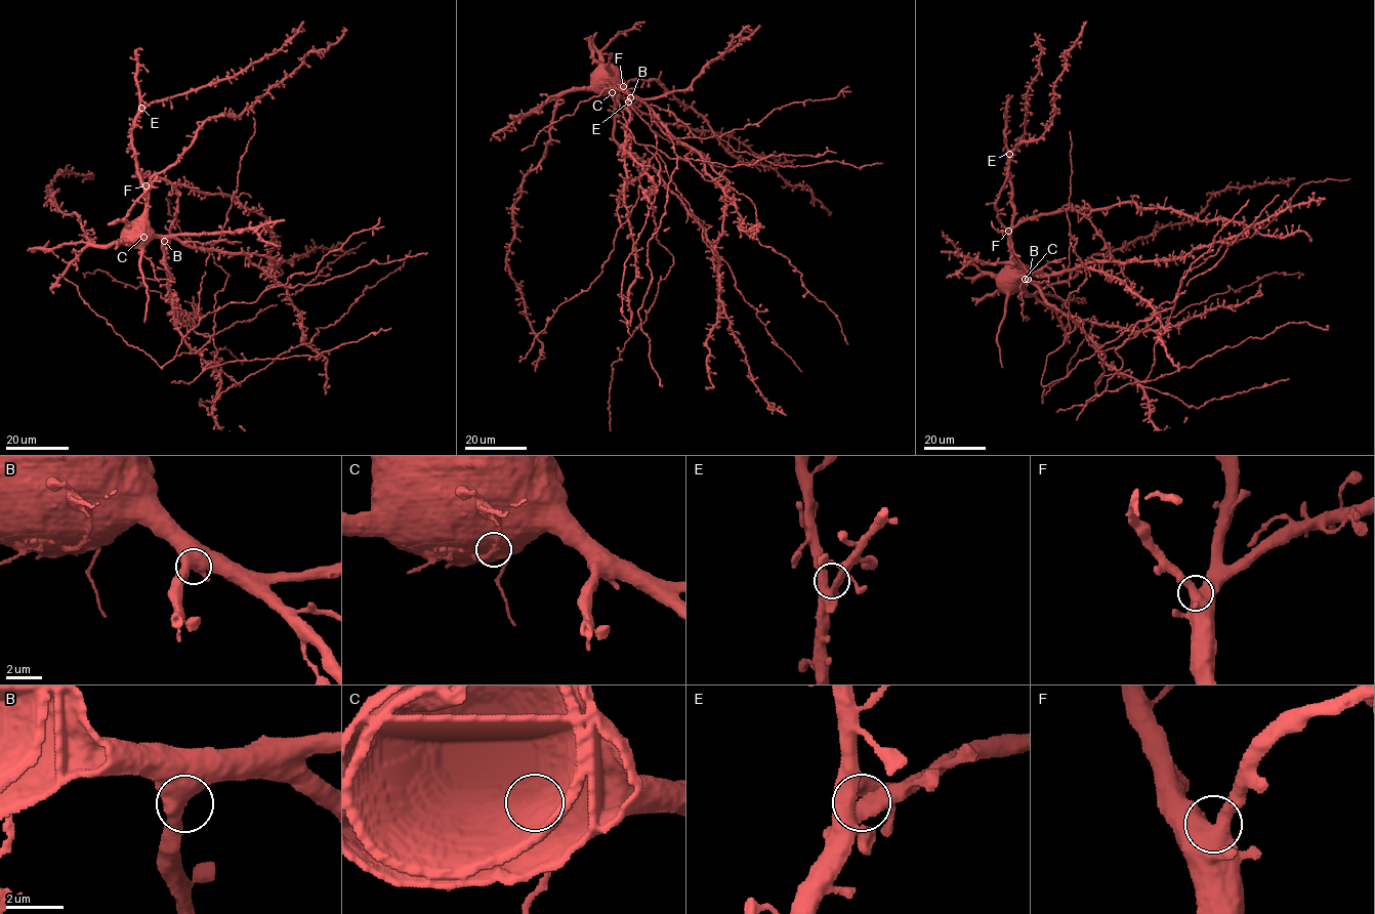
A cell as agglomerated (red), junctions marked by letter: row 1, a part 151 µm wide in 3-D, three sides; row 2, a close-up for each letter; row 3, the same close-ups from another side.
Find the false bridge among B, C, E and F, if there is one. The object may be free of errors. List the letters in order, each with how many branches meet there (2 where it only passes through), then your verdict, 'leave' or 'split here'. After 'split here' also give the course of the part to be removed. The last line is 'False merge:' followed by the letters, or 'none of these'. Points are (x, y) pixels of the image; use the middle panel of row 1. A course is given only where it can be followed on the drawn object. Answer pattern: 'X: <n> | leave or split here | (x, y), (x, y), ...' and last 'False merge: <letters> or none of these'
B: 2 | leave
C: 2 | split here | (612, 93), (610, 85), (616, 87), (618, 84), (619, 90), (600, 85)
E: 2 | leave
F: 2 | leave
False merge: C

